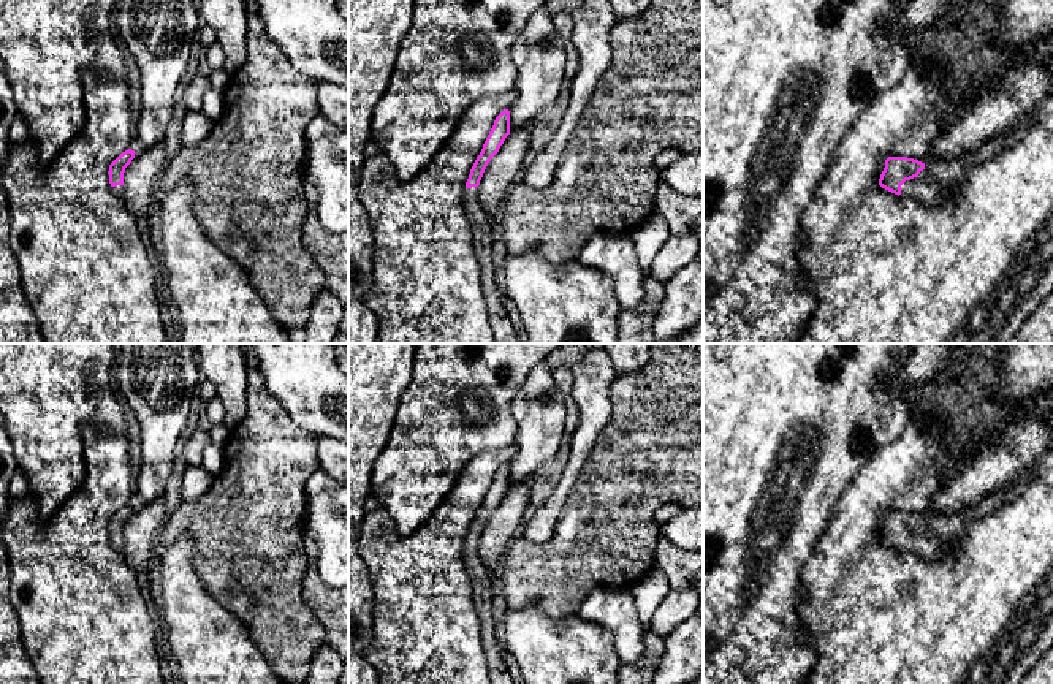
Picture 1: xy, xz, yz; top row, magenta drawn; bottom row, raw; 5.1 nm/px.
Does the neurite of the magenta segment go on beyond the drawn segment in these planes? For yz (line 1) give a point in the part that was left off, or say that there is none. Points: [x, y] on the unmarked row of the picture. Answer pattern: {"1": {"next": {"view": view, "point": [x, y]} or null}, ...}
{"1": {"next": {"view": "yz", "point": [927, 545]}}}

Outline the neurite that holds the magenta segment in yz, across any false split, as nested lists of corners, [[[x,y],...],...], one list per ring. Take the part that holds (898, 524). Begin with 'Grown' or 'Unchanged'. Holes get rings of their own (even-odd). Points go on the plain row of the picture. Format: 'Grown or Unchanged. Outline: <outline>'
Grown. Outline: [[[888,511],[879,540],[895,549],[909,551],[922,560],[937,560],[950,546],[933,530],[922,530],[925,518],[907,511]]]

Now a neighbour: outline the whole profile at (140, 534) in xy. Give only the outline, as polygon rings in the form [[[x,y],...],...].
[[[158,497],[149,504],[138,504],[124,527],[122,556],[136,575],[146,575],[155,562],[157,534],[168,518],[166,504]]]

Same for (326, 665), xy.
[[[326,643],[315,652],[310,671],[304,684],[339,684],[340,674],[342,674],[342,659]]]

